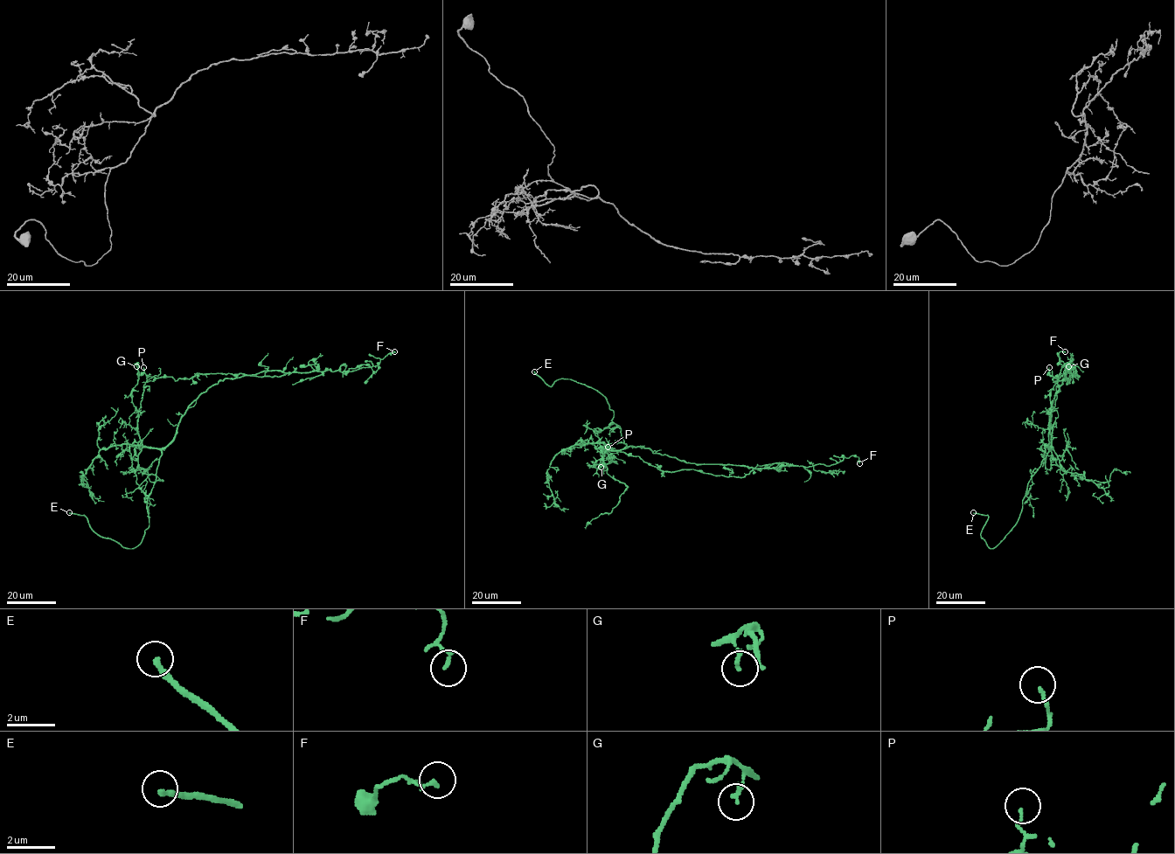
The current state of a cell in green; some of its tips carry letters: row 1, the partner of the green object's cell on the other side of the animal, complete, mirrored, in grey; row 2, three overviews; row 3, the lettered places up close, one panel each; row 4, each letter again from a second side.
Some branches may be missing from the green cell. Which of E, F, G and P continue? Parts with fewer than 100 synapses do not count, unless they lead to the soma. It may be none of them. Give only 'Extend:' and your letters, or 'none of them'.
Extend: E

